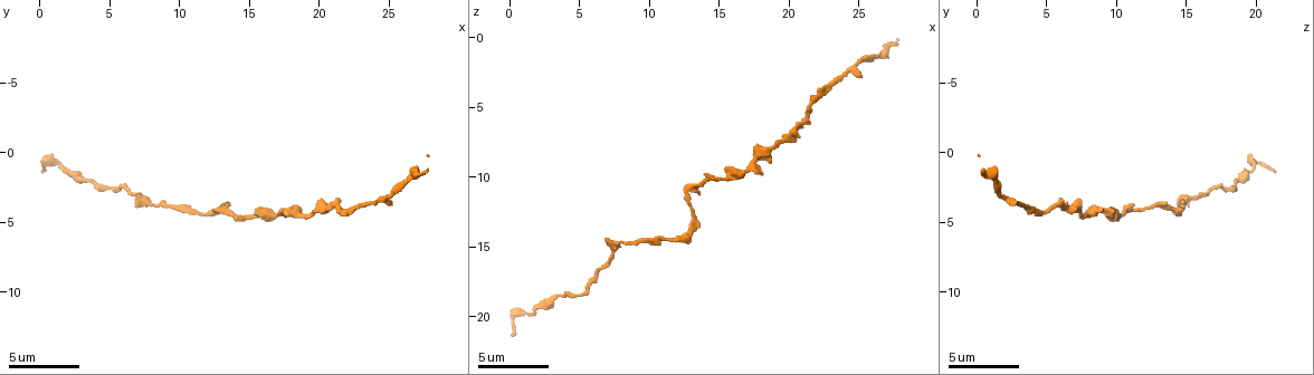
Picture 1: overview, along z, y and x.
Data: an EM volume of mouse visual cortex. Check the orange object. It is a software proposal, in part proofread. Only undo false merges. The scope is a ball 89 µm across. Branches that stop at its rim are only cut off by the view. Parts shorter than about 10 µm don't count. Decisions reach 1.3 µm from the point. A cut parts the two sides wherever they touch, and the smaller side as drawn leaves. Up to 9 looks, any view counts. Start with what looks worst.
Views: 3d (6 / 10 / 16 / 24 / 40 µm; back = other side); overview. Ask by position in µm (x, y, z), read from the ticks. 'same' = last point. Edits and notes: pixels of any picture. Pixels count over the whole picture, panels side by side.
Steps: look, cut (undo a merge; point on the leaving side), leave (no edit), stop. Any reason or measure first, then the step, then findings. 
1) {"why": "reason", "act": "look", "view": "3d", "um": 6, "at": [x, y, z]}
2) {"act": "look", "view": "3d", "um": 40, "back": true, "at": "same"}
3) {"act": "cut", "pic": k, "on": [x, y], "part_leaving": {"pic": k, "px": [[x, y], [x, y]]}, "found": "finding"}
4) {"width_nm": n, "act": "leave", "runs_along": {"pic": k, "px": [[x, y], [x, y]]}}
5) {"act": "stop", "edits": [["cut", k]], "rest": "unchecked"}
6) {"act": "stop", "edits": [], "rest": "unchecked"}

{"act": "look", "view": "3d", "um": 10, "at": [13.2, 4.4, 10.6]}

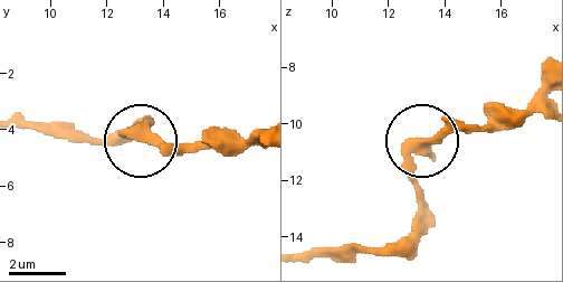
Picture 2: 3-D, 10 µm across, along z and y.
{"act": "leave", "runs_along": {"pic": 2, "px": [[429, 150], [429, 138], [490, 130]]}, "found": "one neuron here"}

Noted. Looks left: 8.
{"act": "look", "view": "3d", "um": 6, "at": [24.2, 3.4, 2.8]}

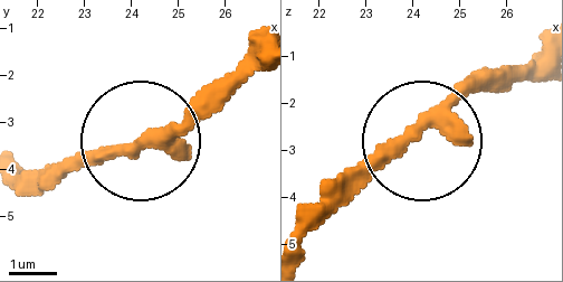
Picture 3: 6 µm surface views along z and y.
{"act": "leave", "runs_along": {"pic": 3, "px": [[302, 237], [489, 73]]}, "found": "all the same neuron"}

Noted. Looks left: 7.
{"why": "calibre changes", "act": "look", "view": "3d", "um": 6, "at": [19.0, 4.6, 8.0]}

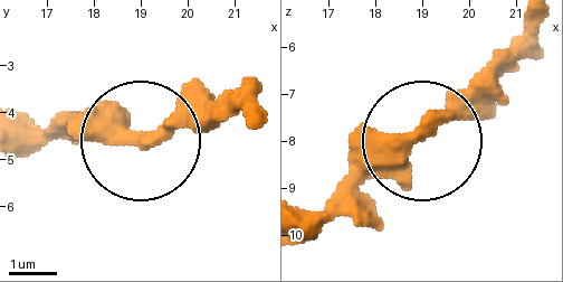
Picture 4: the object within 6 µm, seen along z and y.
{"act": "leave", "runs_along": {"pic": 4, "px": [[305, 229], [401, 161], [505, 57]]}, "found": "continuous, no second neuron"}

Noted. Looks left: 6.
{"why": "thin neck", "act": "look", "view": "3d", "um": 10, "at": [5.2, 2.8, 18.6]}

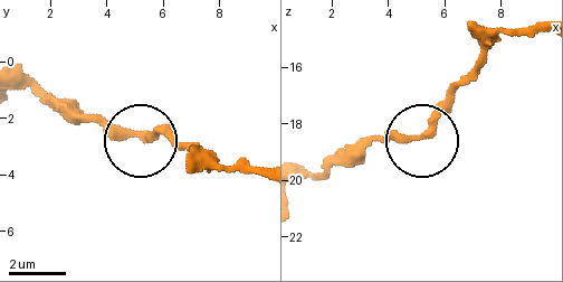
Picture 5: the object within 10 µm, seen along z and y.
{"act": "leave", "runs_along": {"pic": 5, "px": [[538, 33], [495, 41], [423, 133], [361, 135]]}, "found": "continuous, no second neuron"}

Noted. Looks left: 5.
{"act": "stop", "edits": [], "rest": "unchecked"}

